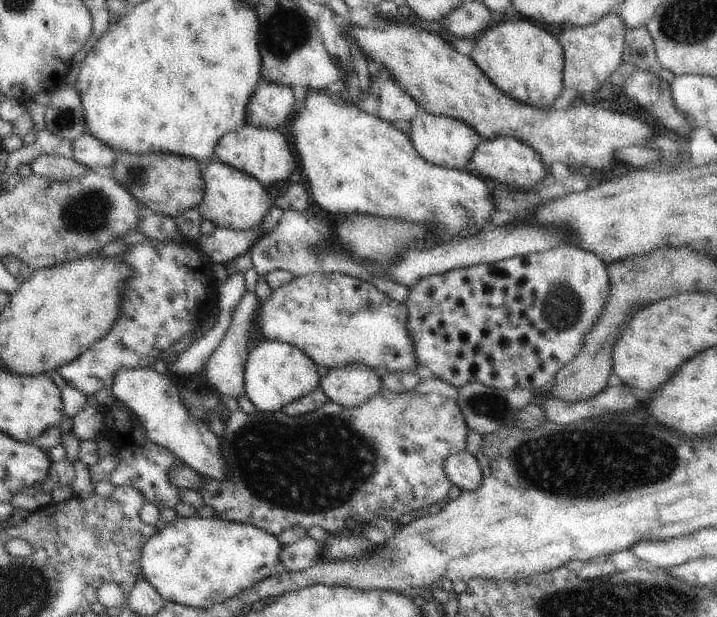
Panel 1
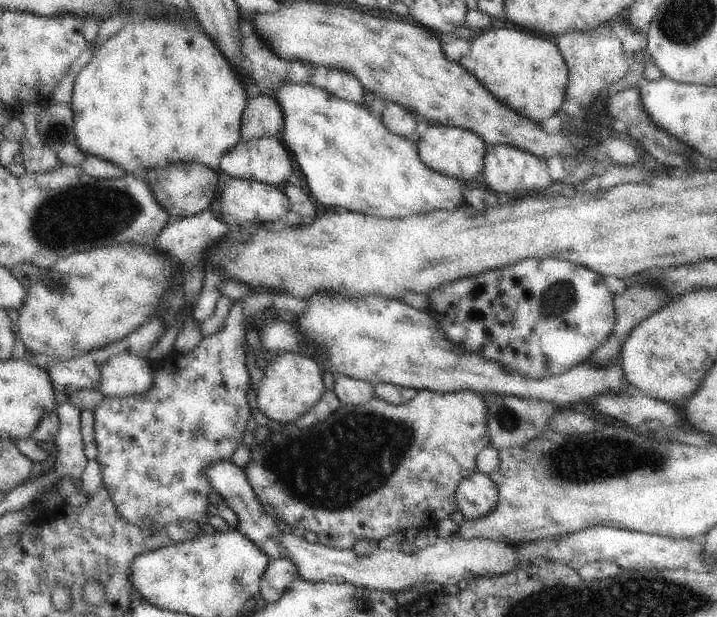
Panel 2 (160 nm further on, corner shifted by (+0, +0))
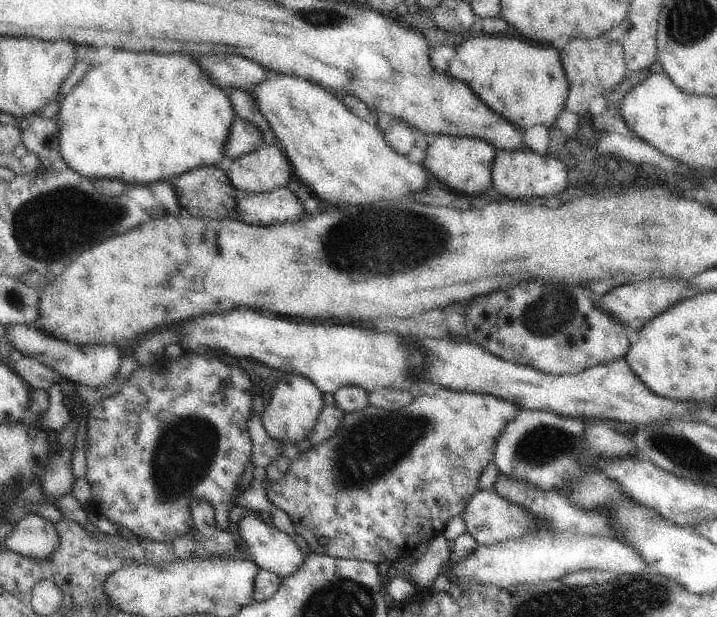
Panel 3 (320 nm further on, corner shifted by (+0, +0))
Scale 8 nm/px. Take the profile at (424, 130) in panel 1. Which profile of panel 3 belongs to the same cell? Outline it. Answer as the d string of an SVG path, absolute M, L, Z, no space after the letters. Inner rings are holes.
M438 135L425 151L424 168L456 194L471 199L493 187L491 172L497 152L489 142L476 137Z

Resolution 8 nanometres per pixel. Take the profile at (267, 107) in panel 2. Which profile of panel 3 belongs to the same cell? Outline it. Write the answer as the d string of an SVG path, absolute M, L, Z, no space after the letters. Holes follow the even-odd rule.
M236 115L224 145L225 164L256 150L261 144L261 132Z

